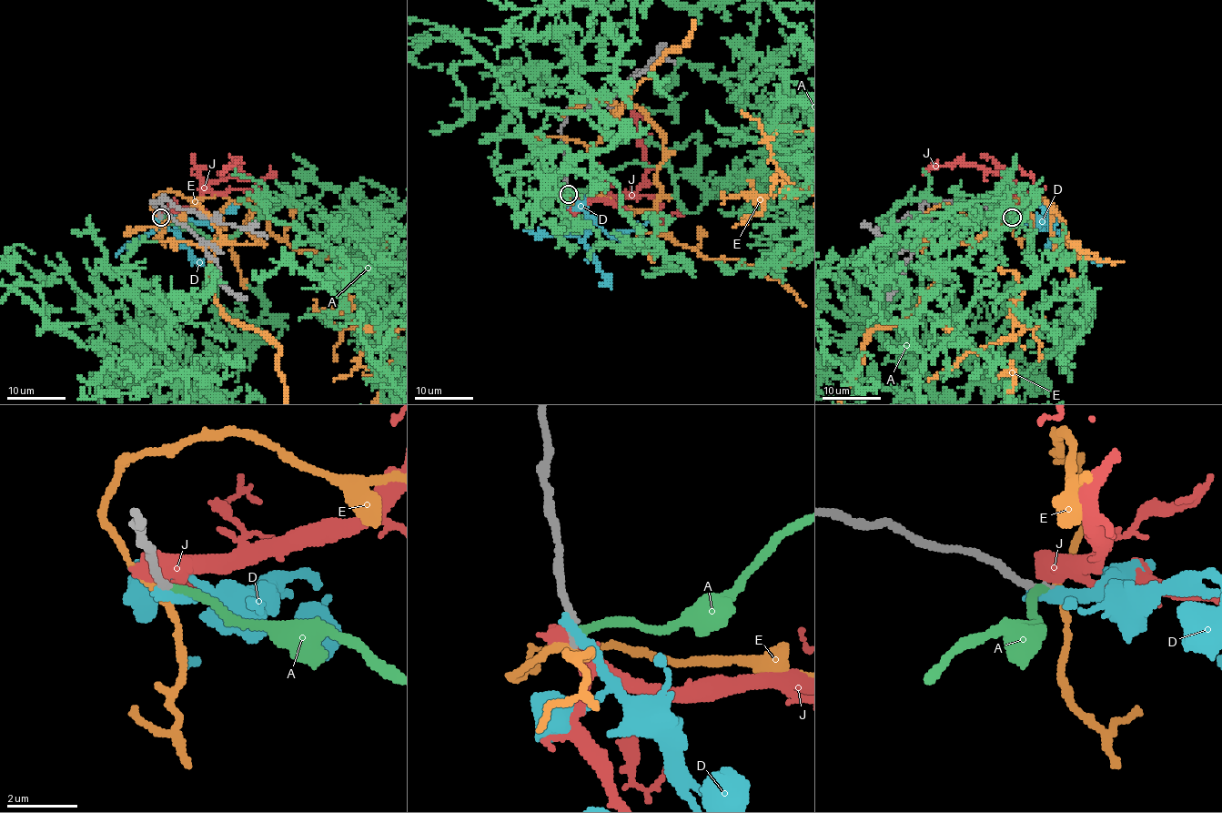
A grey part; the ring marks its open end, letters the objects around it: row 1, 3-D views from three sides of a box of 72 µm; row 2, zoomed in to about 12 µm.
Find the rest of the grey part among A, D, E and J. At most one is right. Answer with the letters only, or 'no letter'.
no letter

